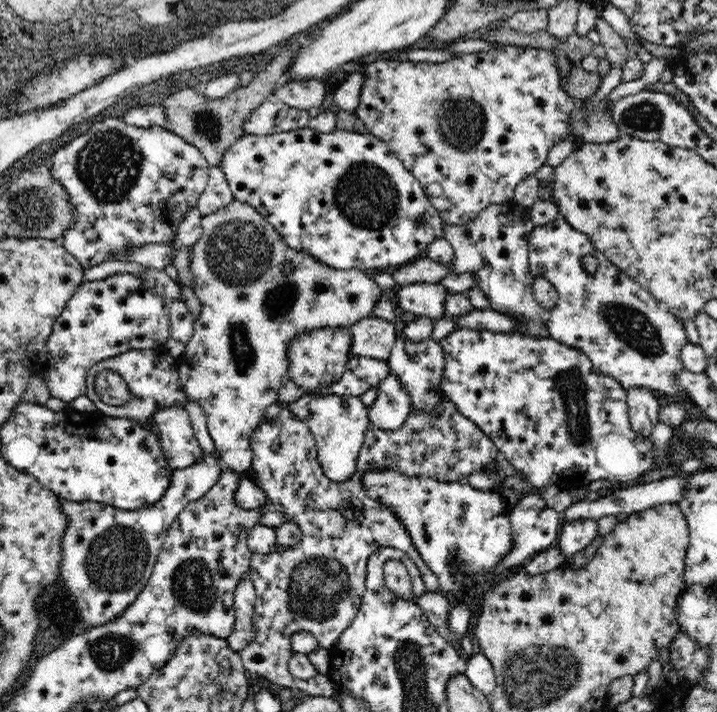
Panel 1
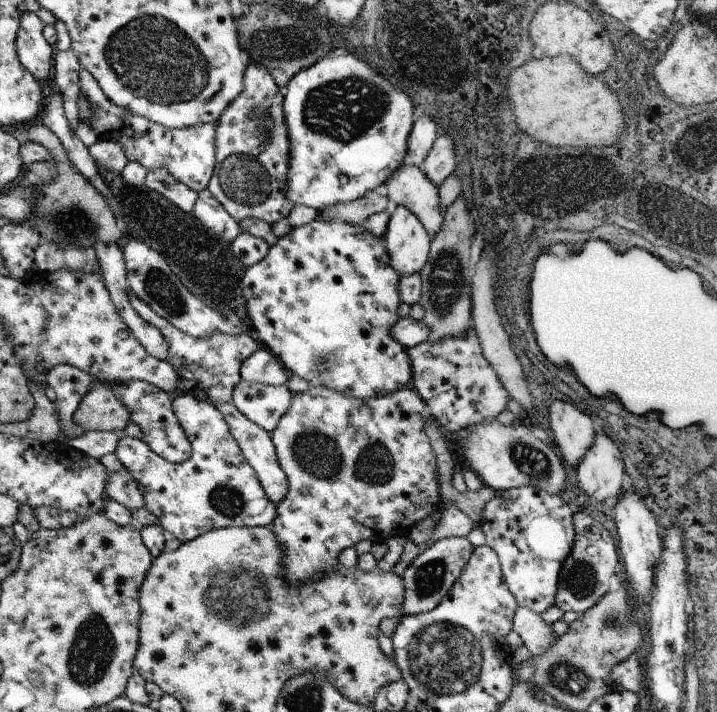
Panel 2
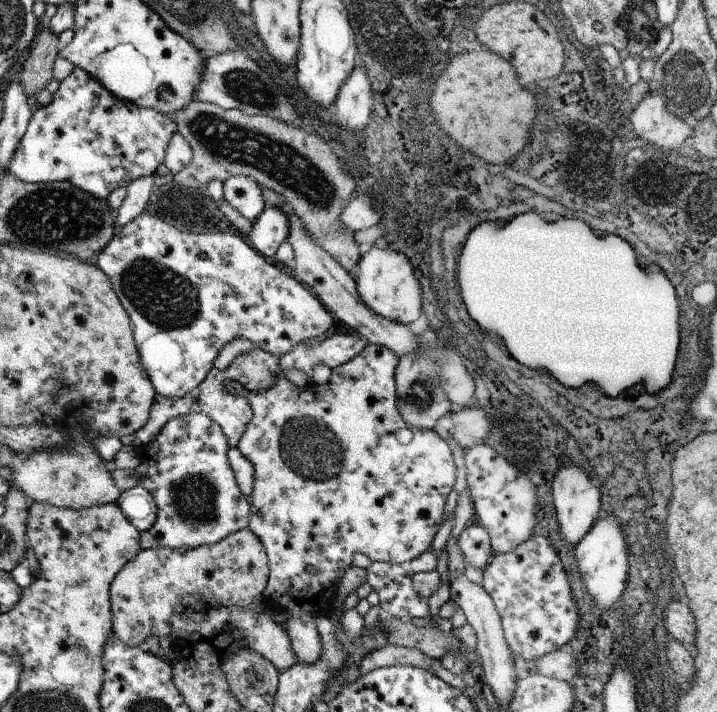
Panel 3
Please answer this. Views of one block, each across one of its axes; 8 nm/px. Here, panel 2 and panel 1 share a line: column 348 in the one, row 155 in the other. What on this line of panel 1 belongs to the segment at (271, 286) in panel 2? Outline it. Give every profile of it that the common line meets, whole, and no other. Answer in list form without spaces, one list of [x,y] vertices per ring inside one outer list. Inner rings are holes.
[[[308,126],[282,134],[242,136],[226,150],[222,158],[222,172],[234,198],[258,210],[258,214],[276,228],[290,248],[306,252],[338,270],[358,268],[368,274],[392,272],[402,264],[410,264],[412,260],[424,256],[426,248],[436,238],[450,238],[442,232],[442,224],[446,222],[430,204],[424,184],[420,184],[420,180],[402,166],[386,142],[372,134],[342,130],[322,134],[310,130]]]

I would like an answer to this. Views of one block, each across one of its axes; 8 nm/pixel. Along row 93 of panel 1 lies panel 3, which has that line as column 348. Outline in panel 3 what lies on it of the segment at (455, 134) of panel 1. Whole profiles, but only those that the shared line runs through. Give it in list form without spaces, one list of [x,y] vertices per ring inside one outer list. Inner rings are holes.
[[[365,346],[355,358],[351,358],[349,362],[345,362],[343,366],[337,366],[335,370],[331,370],[331,380],[325,386],[317,386],[317,384],[307,384],[301,390],[295,390],[285,376],[279,378],[275,382],[275,386],[271,386],[271,390],[265,392],[257,392],[257,394],[247,394],[247,400],[251,404],[253,410],[253,418],[247,424],[247,430],[243,434],[243,438],[237,444],[237,450],[247,458],[247,462],[251,462],[253,466],[253,494],[251,494],[251,516],[249,516],[249,526],[247,530],[253,530],[255,536],[263,542],[265,554],[267,554],[267,566],[269,566],[269,580],[263,588],[263,604],[277,608],[277,610],[285,610],[287,614],[287,622],[281,624],[281,628],[287,632],[289,642],[293,652],[297,654],[299,662],[303,664],[315,664],[319,660],[319,656],[323,654],[323,642],[319,638],[319,630],[317,630],[317,622],[315,616],[323,614],[329,616],[333,606],[331,602],[335,602],[337,598],[337,582],[341,582],[345,570],[351,566],[353,556],[355,554],[365,554],[369,556],[373,562],[387,562],[393,566],[405,566],[413,560],[417,560],[421,554],[425,554],[429,550],[429,544],[437,532],[437,522],[441,522],[441,510],[443,510],[443,500],[449,494],[453,482],[455,482],[455,464],[451,460],[451,452],[447,448],[447,444],[433,432],[433,430],[417,430],[413,426],[409,426],[403,416],[397,410],[397,386],[395,386],[395,370],[399,366],[399,356],[395,352],[391,352],[389,348],[381,348],[381,346]],[[307,602],[307,612],[301,612],[299,606]]]

